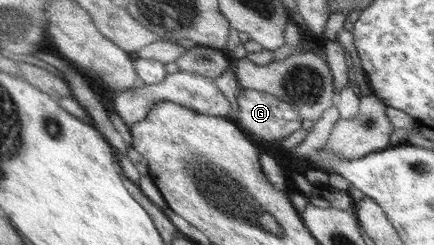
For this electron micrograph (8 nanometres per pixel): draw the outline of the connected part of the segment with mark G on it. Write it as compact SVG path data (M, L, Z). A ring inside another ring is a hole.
M242 89L237 95L239 110L233 119L249 135L258 135L258 140L280 141L304 125L298 108L274 94Z

